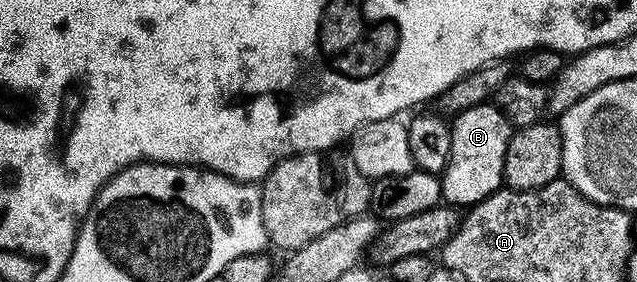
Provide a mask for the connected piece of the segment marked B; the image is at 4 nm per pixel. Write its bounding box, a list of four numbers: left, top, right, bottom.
[440,103,514,207]

